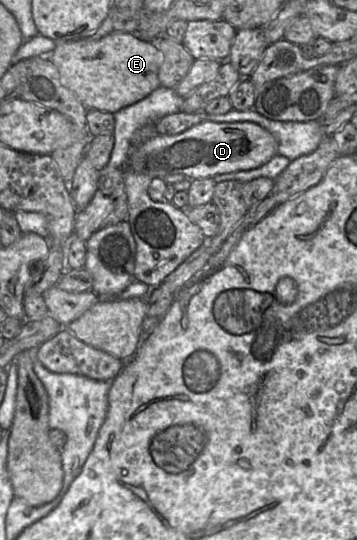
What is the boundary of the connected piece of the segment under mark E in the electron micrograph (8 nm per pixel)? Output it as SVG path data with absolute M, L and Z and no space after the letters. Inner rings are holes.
M115 32L98 40L75 39L56 42L49 59L59 71L61 81L87 108L102 112L116 113L124 107L137 103L160 86L158 71L162 64L162 54L157 41L146 41L136 33Z

